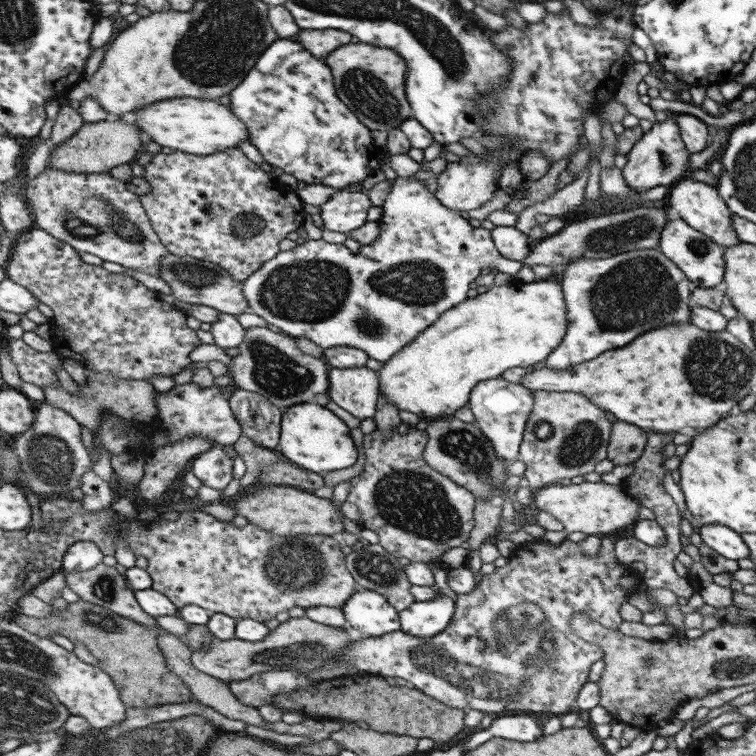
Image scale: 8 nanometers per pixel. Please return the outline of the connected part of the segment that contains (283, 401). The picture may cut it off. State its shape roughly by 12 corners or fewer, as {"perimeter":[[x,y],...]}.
{"perimeter":[[246,328],[230,388],[279,410],[326,393],[330,368],[291,336]]}

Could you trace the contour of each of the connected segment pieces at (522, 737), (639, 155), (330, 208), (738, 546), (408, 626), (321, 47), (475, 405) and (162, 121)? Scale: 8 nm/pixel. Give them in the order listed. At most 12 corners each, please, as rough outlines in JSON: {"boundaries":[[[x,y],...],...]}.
{"boundaries":[[[500,716],[464,742],[462,754],[503,738],[533,742],[543,734],[529,716]],[[674,117],[655,121],[626,154],[639,194],[691,172]],[[339,189],[320,205],[323,228],[347,234],[365,222],[366,194]],[[704,524],[698,534],[725,558],[748,558],[738,532],[722,524]],[[441,593],[398,612],[400,630],[431,638],[450,623],[454,600]],[[297,30],[294,37],[309,54],[322,59],[349,43],[341,30]],[[503,379],[471,388],[467,408],[497,458],[517,459],[533,392]],[[165,99],[134,110],[142,136],[185,154],[248,141],[217,100]]]}

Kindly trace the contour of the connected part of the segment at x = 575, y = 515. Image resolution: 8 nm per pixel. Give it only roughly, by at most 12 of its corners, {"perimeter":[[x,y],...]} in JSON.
{"perimeter":[[601,481],[547,485],[533,506],[565,532],[600,537],[642,507]]}

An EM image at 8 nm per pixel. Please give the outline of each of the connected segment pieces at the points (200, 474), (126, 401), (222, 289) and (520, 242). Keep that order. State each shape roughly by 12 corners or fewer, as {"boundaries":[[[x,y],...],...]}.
{"boundaries":[[[209,448],[188,469],[203,486],[221,490],[232,460],[223,448]],[[90,372],[79,394],[43,386],[47,404],[95,438],[103,410],[139,425],[157,420],[144,380]],[[167,252],[158,277],[177,300],[248,311],[242,283],[212,262]],[[494,226],[490,237],[499,254],[522,261],[533,244],[512,226]]]}

